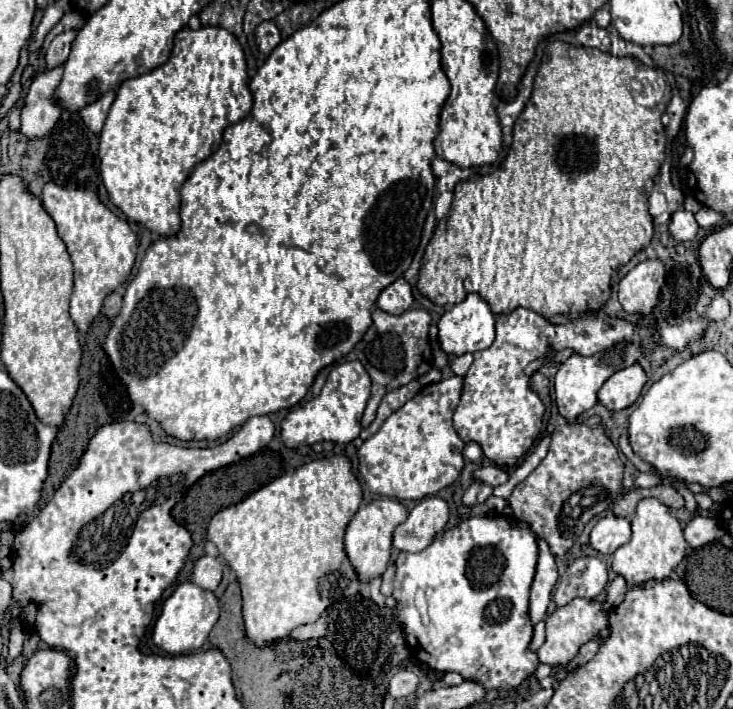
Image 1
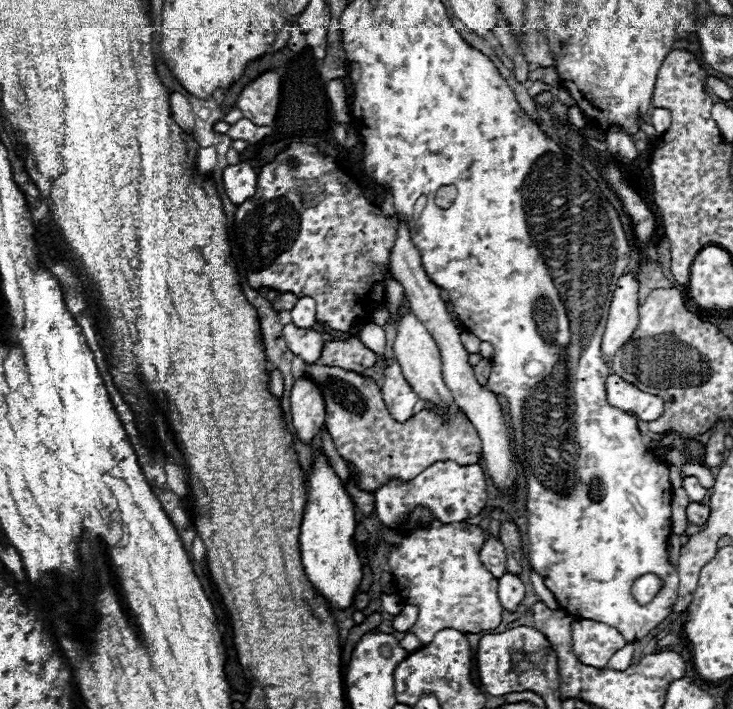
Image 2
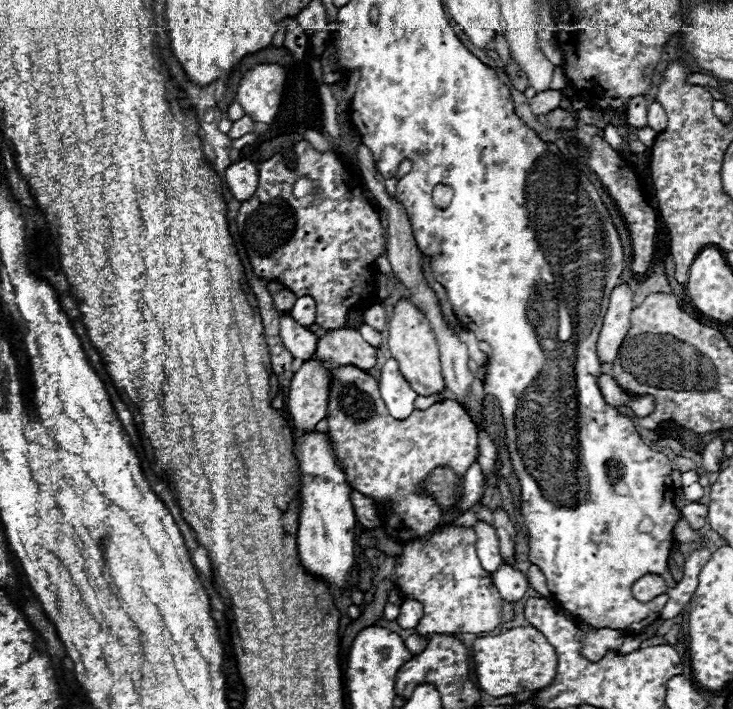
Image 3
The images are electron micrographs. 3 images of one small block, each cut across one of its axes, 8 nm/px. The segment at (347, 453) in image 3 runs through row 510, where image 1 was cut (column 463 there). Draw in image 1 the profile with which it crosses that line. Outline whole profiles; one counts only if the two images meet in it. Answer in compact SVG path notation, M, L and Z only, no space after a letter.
M518 308L512 314L506 316L498 316L496 318L496 340L490 348L476 352L474 354L474 362L468 370L468 374L464 376L464 392L460 398L460 404L454 412L454 430L456 434L464 440L464 442L478 442L484 450L484 456L488 460L492 460L496 466L512 470L534 446L536 438L540 436L542 430L542 416L544 416L544 404L538 398L538 394L528 386L528 376L524 374L524 366L530 364L532 360L540 358L542 354L548 352L548 348L556 348L556 350L564 350L564 348L572 348L576 354L582 356L592 356L596 352L602 352L618 342L632 342L634 338L634 326L626 320L620 318L566 318L562 324L552 324L548 322L544 316L532 312L532 310L524 310Z

